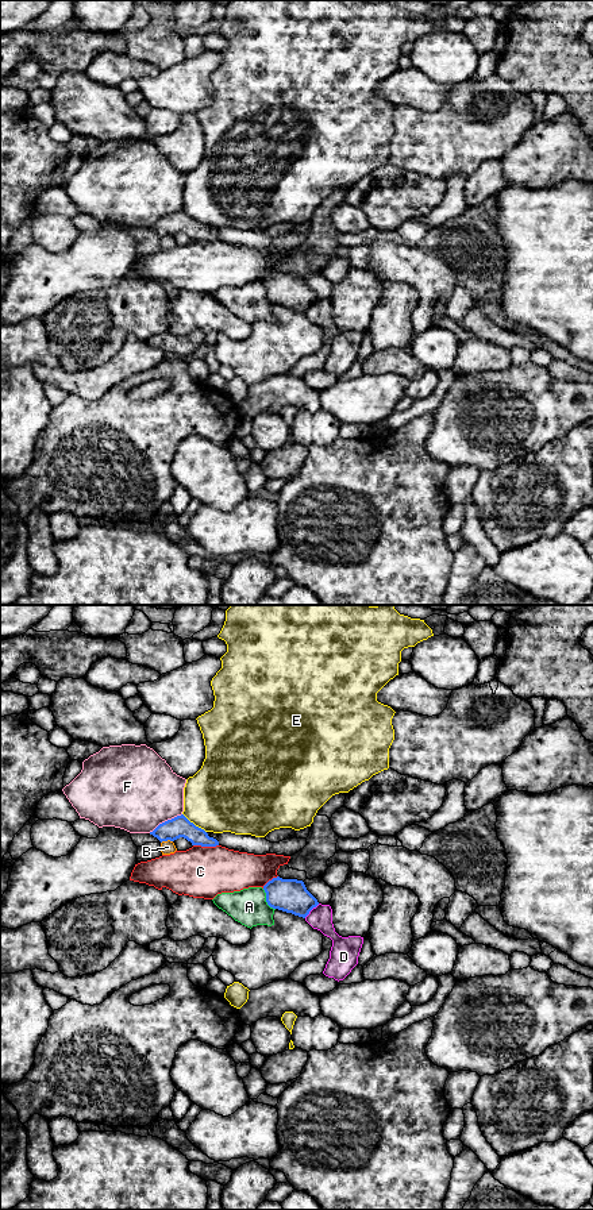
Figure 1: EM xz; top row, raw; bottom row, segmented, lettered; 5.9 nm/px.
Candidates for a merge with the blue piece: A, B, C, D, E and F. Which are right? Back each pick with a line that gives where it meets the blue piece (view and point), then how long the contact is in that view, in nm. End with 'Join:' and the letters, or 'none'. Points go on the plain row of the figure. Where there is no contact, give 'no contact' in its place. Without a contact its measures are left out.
Join: none

